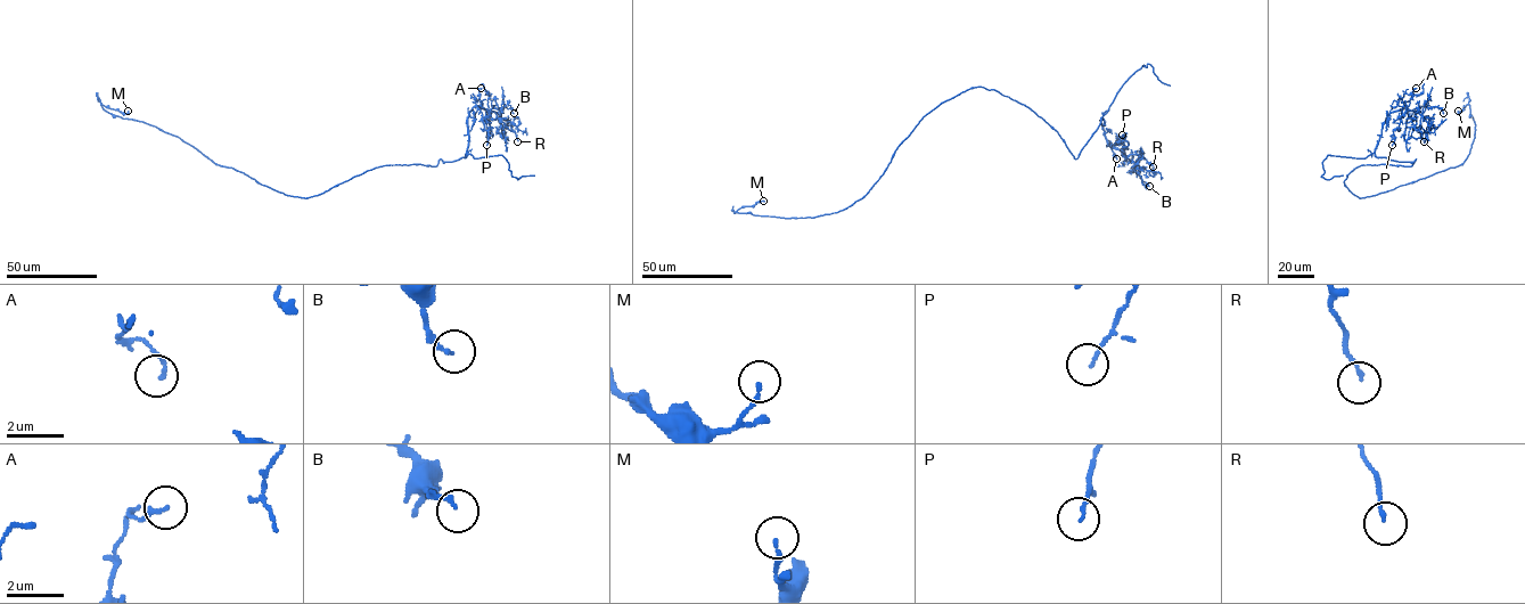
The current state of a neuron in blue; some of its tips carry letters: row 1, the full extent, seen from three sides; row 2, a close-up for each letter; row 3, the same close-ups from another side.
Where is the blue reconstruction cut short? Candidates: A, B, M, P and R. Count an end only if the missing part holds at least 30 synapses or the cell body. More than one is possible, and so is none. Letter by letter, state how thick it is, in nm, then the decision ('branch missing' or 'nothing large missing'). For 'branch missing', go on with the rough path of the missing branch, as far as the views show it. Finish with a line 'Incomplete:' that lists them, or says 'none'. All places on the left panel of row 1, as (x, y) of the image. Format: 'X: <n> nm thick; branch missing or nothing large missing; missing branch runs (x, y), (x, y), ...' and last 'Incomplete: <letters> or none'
A: 130 nm thick; nothing large missing
B: 150 nm thick; nothing large missing
M: 140 nm thick; nothing large missing
P: 80 nm thick; nothing large missing
R: 120 nm thick; nothing large missing
Incomplete: none

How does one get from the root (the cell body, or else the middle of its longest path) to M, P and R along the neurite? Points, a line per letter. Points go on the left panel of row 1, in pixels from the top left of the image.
M: (333, 187), (309, 197), (286, 195), (215, 164), (178, 137), (111, 114), (101, 105), (123, 114), (128, 111)
P: (333, 187), (376, 166), (435, 166), (440, 160), (465, 157), (467, 117), (475, 106), (488, 131), (486, 145)
R: (333, 187), (376, 166), (435, 166), (440, 160), (465, 157), (467, 117), (475, 106), (499, 119), (517, 141)

